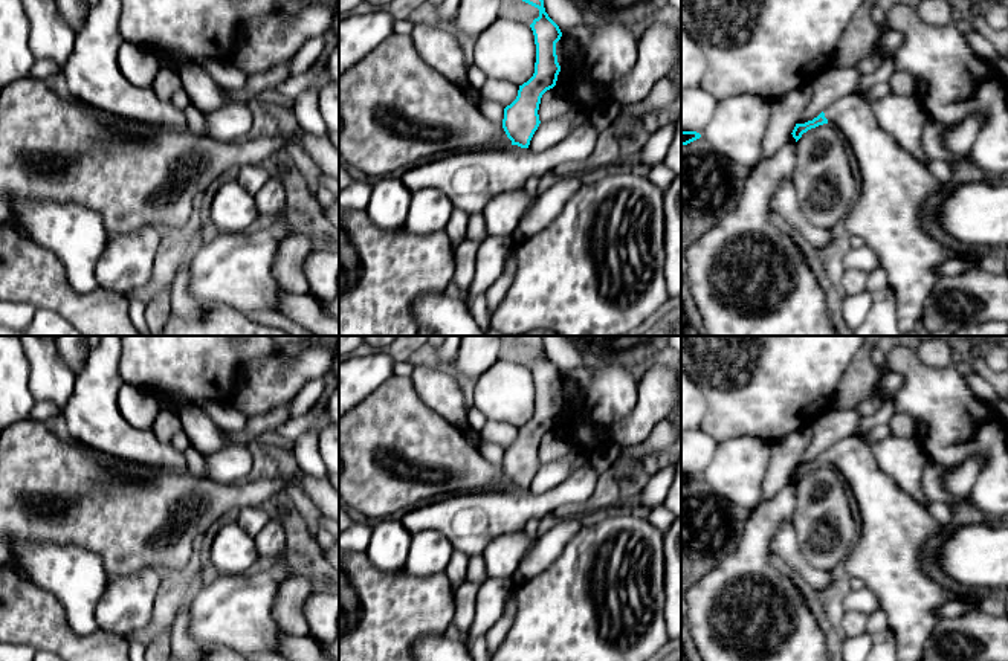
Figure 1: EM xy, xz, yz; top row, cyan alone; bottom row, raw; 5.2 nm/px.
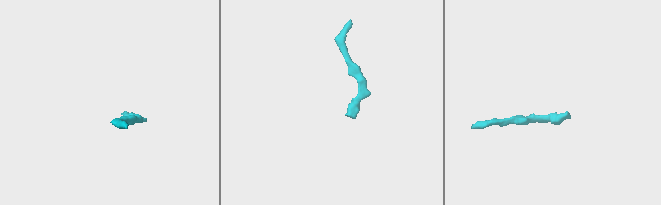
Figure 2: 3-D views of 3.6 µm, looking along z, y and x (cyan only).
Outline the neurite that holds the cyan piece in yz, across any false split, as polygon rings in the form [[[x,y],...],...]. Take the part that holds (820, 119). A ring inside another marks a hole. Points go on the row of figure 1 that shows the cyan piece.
[[[863,95],[838,98],[813,121],[796,124],[791,134],[797,142],[808,130],[828,122],[849,142],[861,176],[857,198],[843,224],[851,237],[860,237],[877,253],[895,298],[900,331],[921,331],[924,304],[941,278],[936,269],[959,255],[959,246],[951,241],[941,243],[924,226],[926,206],[939,200],[945,186],[880,127]]]

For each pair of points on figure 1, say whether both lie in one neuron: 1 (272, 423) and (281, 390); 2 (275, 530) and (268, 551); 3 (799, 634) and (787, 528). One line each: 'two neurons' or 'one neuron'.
1: two neurons
2: one neuron
3: two neurons

